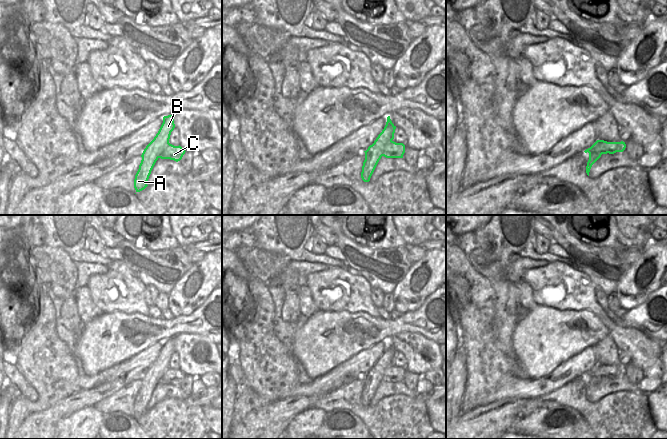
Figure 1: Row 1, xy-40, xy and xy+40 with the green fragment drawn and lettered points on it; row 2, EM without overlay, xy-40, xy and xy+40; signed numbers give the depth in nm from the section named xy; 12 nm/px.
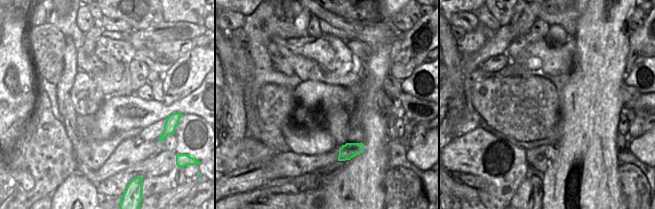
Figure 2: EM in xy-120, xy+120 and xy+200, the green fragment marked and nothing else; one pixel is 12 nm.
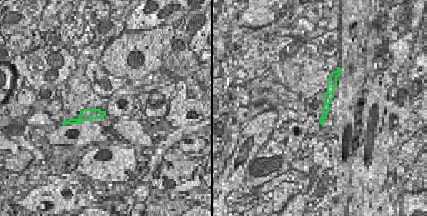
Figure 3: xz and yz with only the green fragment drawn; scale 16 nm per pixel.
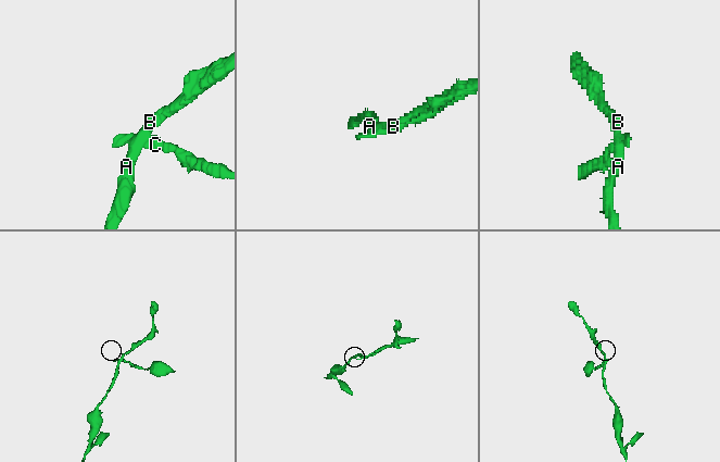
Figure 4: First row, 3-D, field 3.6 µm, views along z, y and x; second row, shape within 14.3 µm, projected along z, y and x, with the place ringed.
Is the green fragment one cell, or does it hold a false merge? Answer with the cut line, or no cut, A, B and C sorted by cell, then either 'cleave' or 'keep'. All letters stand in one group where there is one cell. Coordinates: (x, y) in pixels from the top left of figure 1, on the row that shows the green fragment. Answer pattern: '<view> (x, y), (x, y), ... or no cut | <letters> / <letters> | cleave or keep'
xy+40 (588, 152), (593, 149), (607, 152) | A B / C | cleave

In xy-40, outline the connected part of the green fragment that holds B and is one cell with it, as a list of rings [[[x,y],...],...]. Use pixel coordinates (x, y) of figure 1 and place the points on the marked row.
[[[172,115],[164,116],[163,123],[158,133],[146,146],[141,155],[142,160],[134,179],[136,193],[144,190],[148,186],[147,181],[151,171],[156,161],[161,157],[164,149],[169,144],[170,135],[174,128],[174,117]]]

